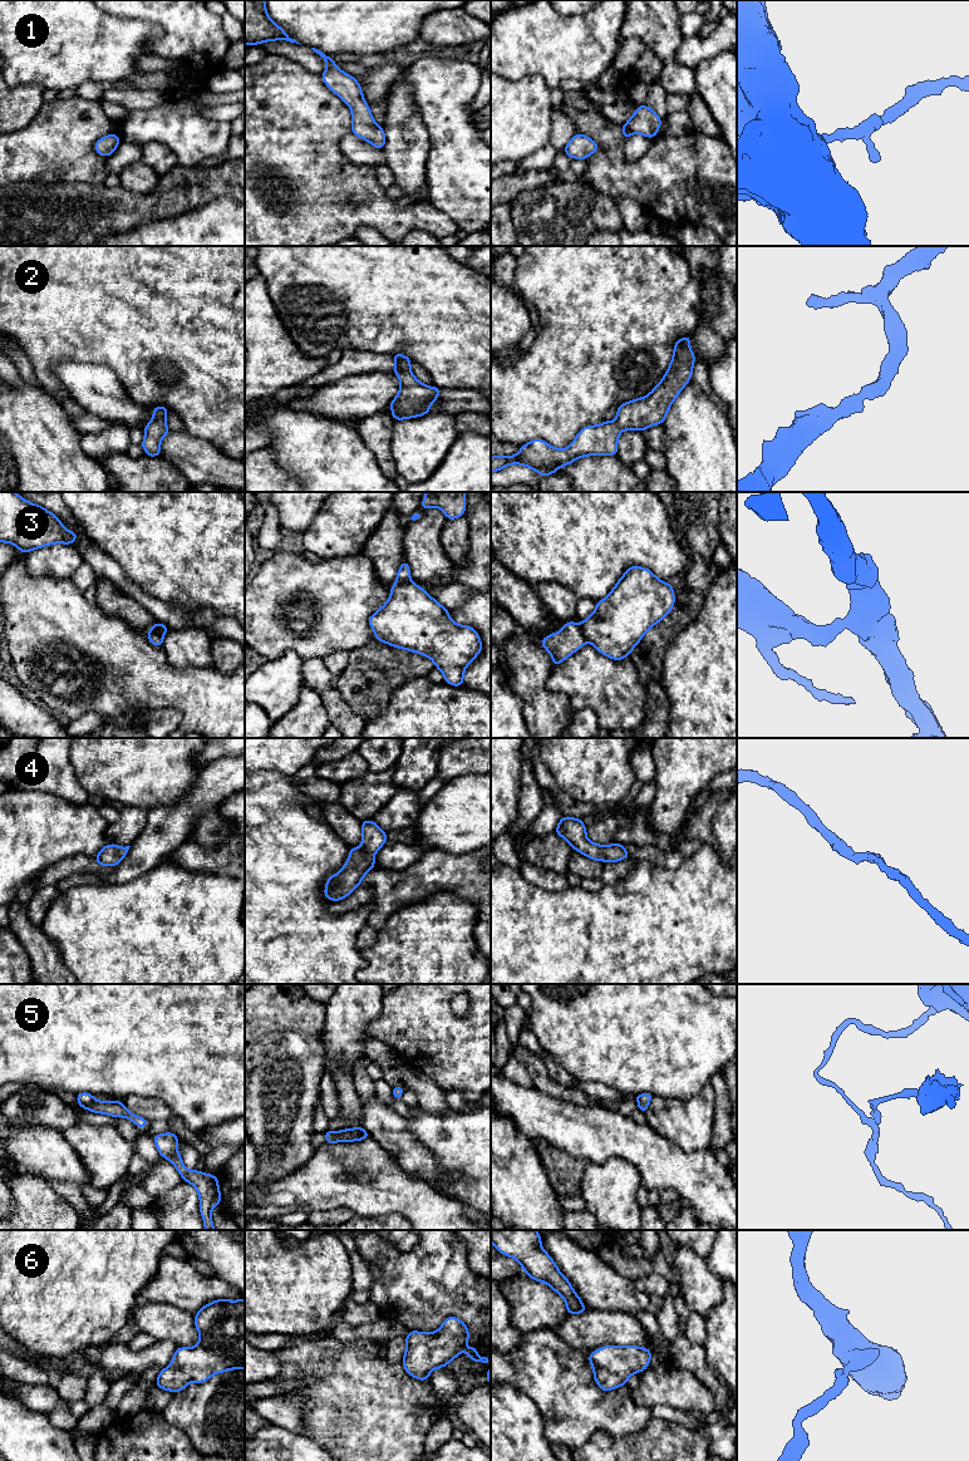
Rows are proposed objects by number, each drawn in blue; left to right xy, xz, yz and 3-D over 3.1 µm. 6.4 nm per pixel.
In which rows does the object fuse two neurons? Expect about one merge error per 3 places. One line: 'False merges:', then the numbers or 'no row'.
False merges: 3, 5

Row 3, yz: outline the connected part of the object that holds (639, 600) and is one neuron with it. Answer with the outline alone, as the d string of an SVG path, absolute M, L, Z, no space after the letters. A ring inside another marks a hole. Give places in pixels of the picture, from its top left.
M630 566L611 592L596 602L595 611L581 621L580 629L586 641L599 653L620 661L629 656L651 626L672 611L674 602L675 596L670 582L659 580L649 569Z

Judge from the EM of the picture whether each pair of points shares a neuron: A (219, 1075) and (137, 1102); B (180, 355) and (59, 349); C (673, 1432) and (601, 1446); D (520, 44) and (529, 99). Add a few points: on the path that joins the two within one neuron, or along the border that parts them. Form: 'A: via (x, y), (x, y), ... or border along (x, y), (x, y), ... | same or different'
A: border along (122, 1098), (129, 1095), (157, 1097), (175, 1113) | different
B: via (149, 349), (89, 349) | same
C: via (655, 1444), (648, 1446), (619, 1446) | same
D: border along (503, 77), (520, 79), (539, 74), (551, 89) | different

